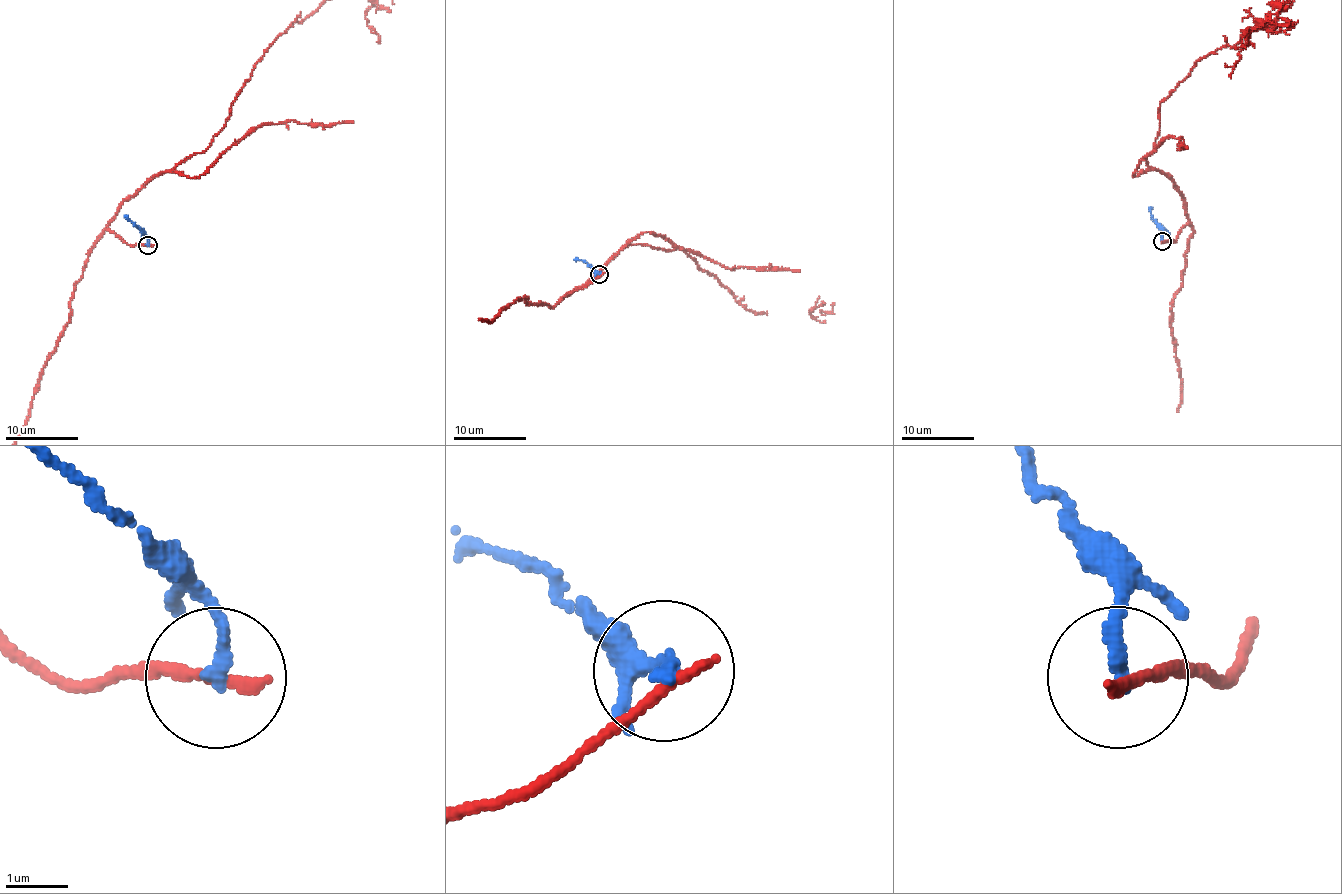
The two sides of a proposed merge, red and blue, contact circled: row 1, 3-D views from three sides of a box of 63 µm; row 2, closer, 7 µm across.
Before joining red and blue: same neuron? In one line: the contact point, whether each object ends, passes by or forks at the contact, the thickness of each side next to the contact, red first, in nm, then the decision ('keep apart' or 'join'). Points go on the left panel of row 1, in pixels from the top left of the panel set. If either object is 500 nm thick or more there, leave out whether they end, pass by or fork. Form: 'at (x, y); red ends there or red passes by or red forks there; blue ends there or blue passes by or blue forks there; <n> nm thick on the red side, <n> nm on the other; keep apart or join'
at (148, 245); red ends there; blue ends there; 200 nm thick on the red side, 200 nm on the other; keep apart

